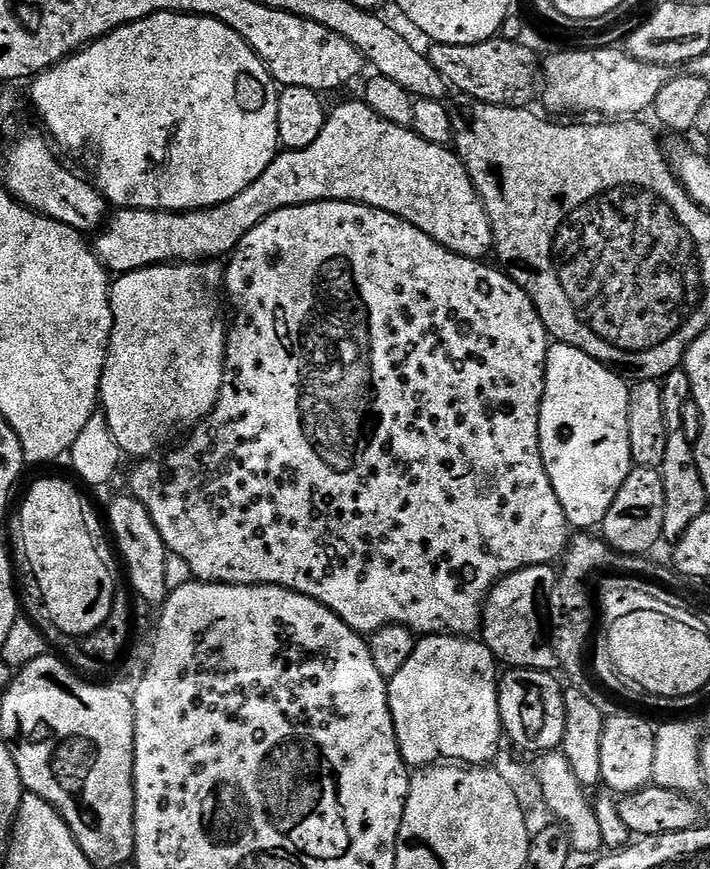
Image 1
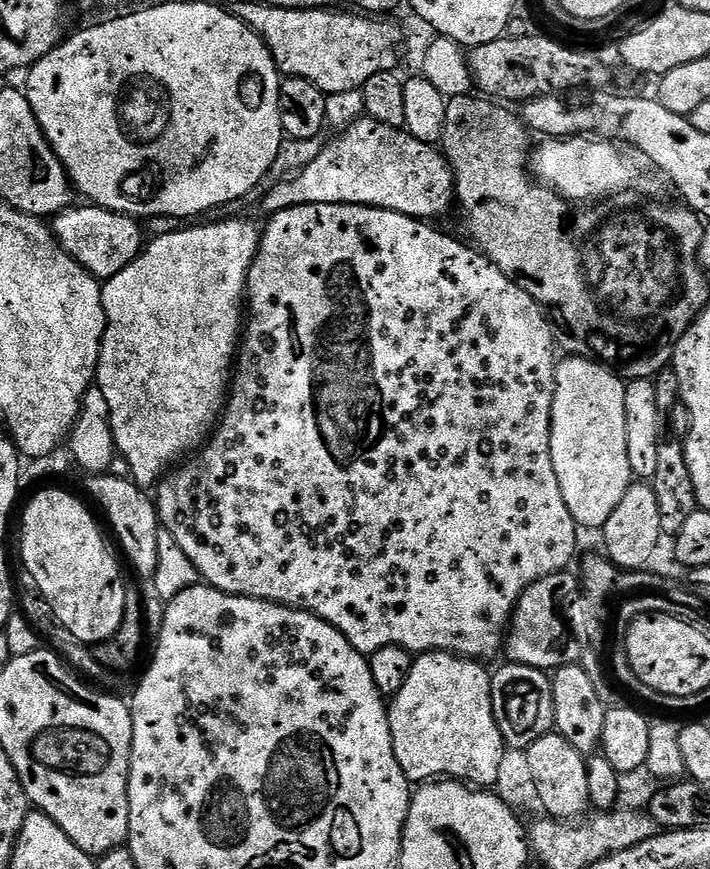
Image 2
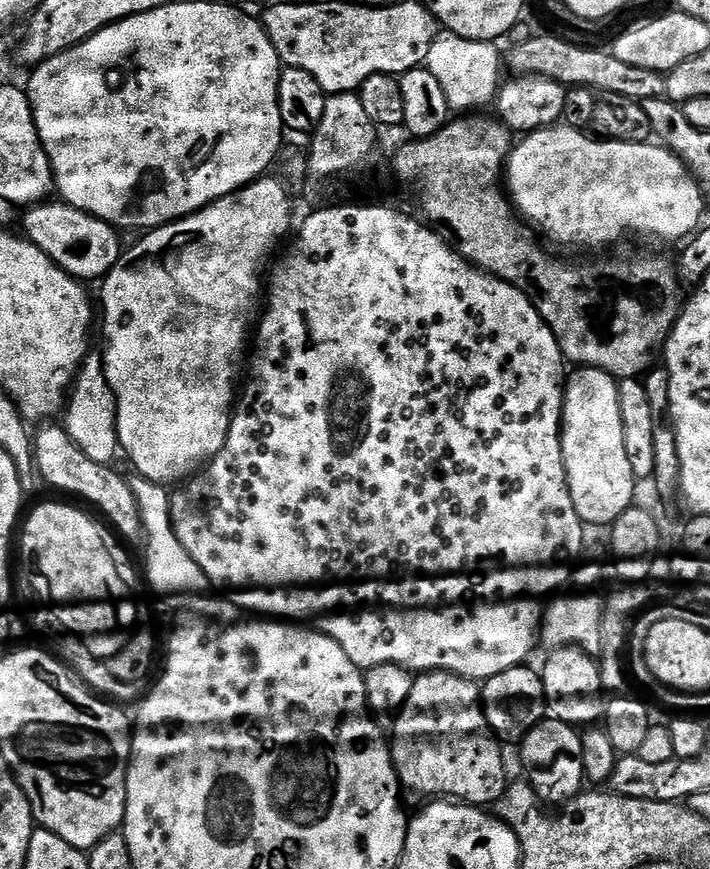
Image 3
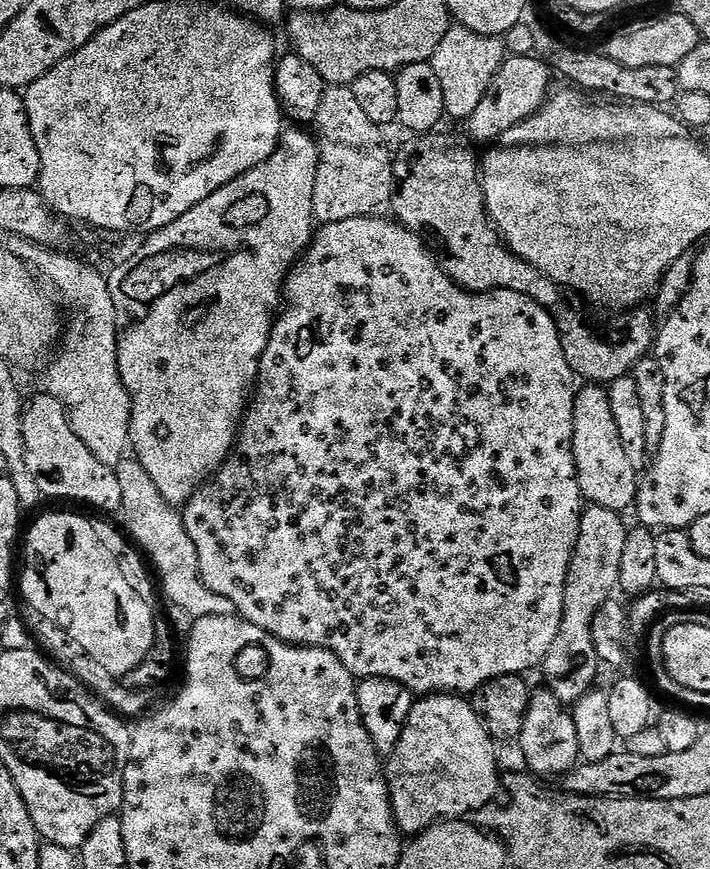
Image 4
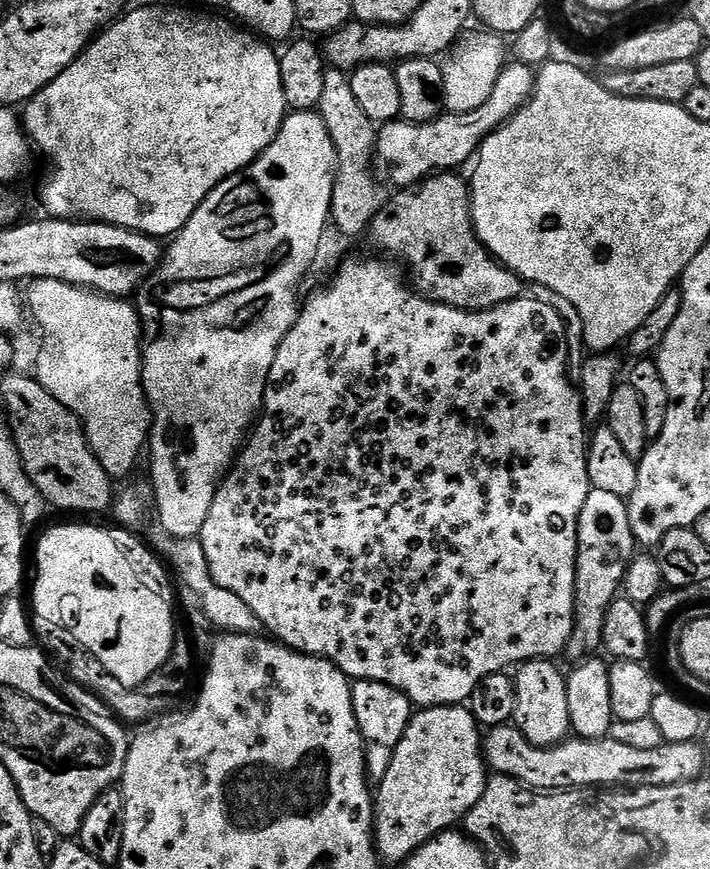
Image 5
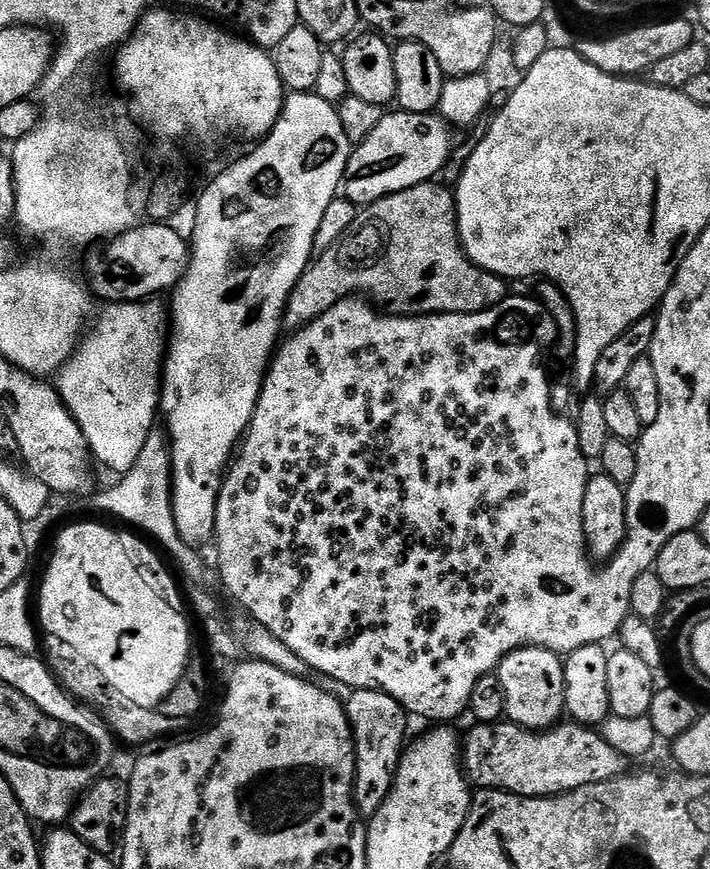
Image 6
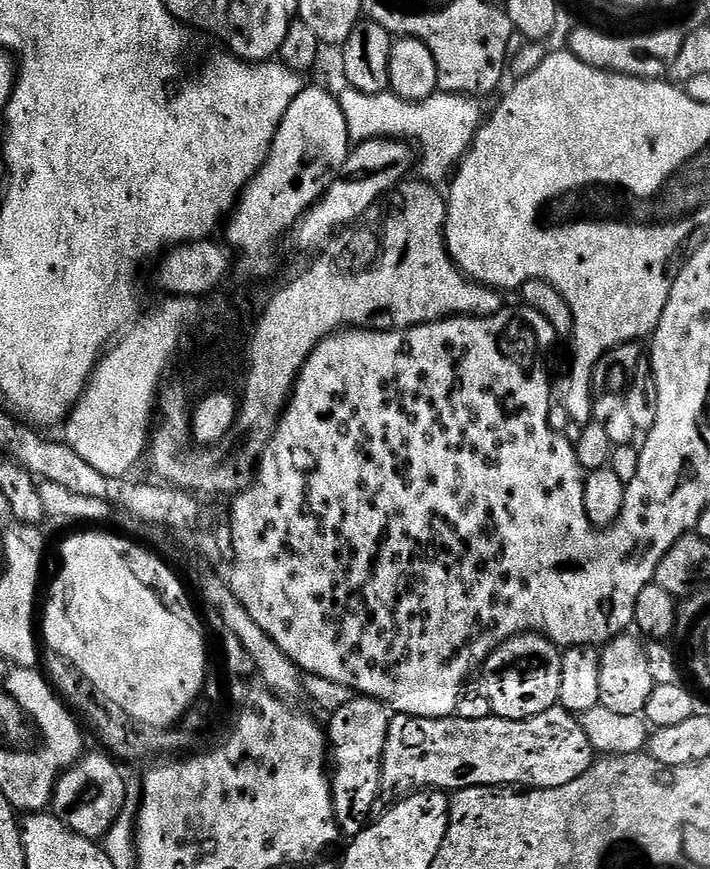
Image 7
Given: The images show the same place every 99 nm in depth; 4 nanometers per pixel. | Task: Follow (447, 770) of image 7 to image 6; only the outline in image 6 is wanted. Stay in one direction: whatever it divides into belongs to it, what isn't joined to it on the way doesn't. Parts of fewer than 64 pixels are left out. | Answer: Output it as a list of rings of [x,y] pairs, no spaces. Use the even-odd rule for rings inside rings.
[[[511,722],[477,723],[462,744],[462,767],[469,785],[480,790],[512,792],[525,798],[559,796],[582,786],[615,780],[629,771],[629,757],[614,750],[595,727],[564,723],[547,730],[519,728]]]

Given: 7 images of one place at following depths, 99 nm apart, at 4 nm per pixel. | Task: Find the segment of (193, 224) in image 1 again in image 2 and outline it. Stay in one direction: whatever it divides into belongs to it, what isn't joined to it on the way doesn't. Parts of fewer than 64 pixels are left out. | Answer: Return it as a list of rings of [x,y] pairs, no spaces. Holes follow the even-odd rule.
[[[367,118],[352,121],[352,123],[349,124],[347,128],[343,129],[337,136],[340,137],[338,137],[337,140],[330,141],[329,144],[293,178],[293,180],[288,180],[285,184],[276,184],[265,194],[264,208],[268,211],[268,214],[275,214],[287,208],[293,208],[295,204],[361,204],[367,208],[385,208],[391,212],[401,212],[403,216],[414,216],[418,220],[432,222],[435,221],[435,216],[444,216],[448,212],[448,207],[453,207],[454,181],[452,179],[452,170],[448,166],[443,151],[437,150],[431,144],[418,142],[413,136],[409,136],[407,131],[399,128],[378,126],[376,121]],[[95,206],[76,207],[71,207],[55,217],[51,221],[50,231],[64,255],[80,264],[97,280],[109,280],[111,276],[130,266],[130,262],[134,262],[134,258],[140,255],[146,236],[140,233],[140,228],[136,225],[139,223],[131,217],[117,216]]]

